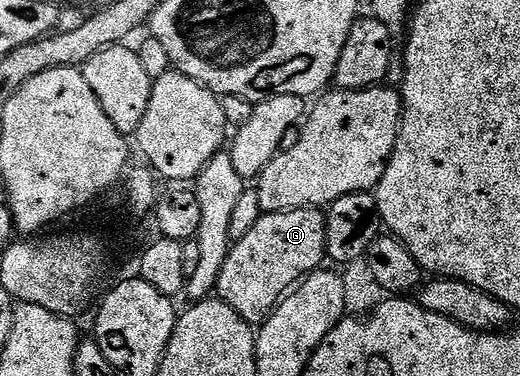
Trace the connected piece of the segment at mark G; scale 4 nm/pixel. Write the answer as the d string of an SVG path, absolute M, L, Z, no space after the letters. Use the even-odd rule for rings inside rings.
M306 207L264 213L259 216L257 225L253 225L253 229L245 233L245 237L232 242L229 257L225 257L225 265L221 269L217 288L218 298L229 304L245 322L252 325L262 324L296 284L324 266L326 254L327 216L320 208Z

